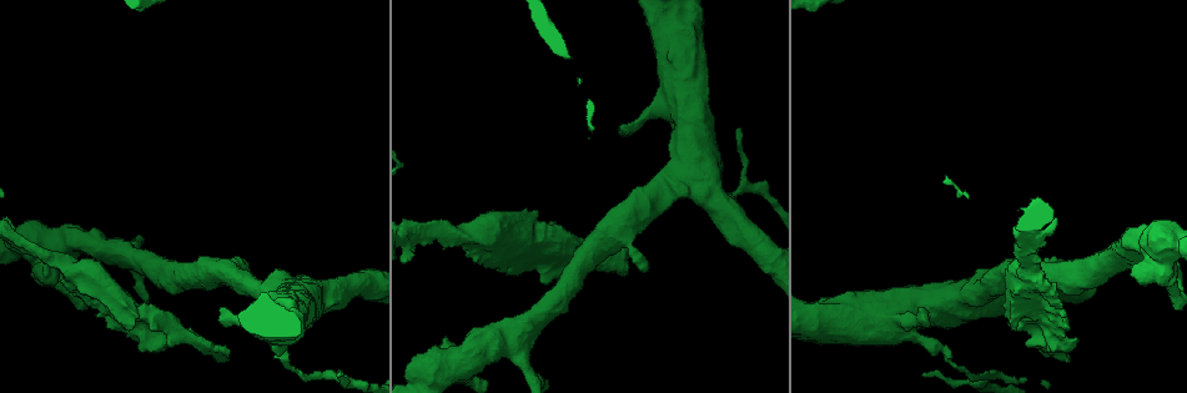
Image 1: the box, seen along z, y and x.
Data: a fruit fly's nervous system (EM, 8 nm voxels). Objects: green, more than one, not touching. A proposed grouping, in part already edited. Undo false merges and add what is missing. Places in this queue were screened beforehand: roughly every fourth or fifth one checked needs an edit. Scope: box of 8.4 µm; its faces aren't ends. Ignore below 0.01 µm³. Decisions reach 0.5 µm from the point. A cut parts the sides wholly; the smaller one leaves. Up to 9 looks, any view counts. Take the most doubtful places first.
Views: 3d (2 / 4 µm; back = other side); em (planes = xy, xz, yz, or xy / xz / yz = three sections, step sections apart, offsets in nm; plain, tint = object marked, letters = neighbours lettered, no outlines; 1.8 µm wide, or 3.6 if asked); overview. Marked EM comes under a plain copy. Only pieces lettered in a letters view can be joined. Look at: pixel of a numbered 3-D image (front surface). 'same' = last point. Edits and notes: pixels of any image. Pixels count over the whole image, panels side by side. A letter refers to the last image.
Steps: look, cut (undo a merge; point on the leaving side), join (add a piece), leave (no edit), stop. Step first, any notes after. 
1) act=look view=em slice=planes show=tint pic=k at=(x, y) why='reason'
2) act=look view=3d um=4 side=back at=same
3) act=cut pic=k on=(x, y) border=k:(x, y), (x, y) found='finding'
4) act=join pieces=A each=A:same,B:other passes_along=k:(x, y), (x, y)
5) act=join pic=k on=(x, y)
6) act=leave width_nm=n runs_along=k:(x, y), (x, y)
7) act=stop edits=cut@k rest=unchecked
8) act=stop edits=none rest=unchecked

act=look view=3d um=2 pic=1 at=(1036, 310) why='four arms meet'

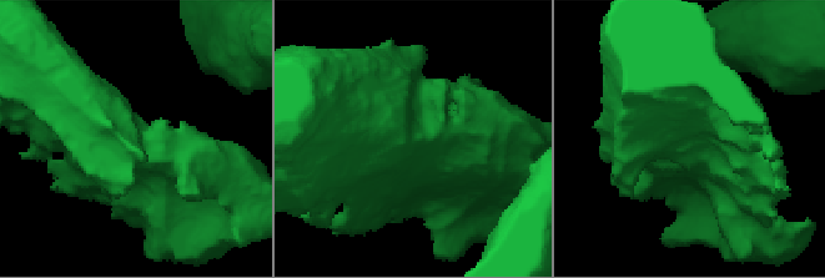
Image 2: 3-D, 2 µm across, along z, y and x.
act=look view=em slice=xy step=8 show=letters pic=2 at=(692, 136) why='shape alone is not enough'

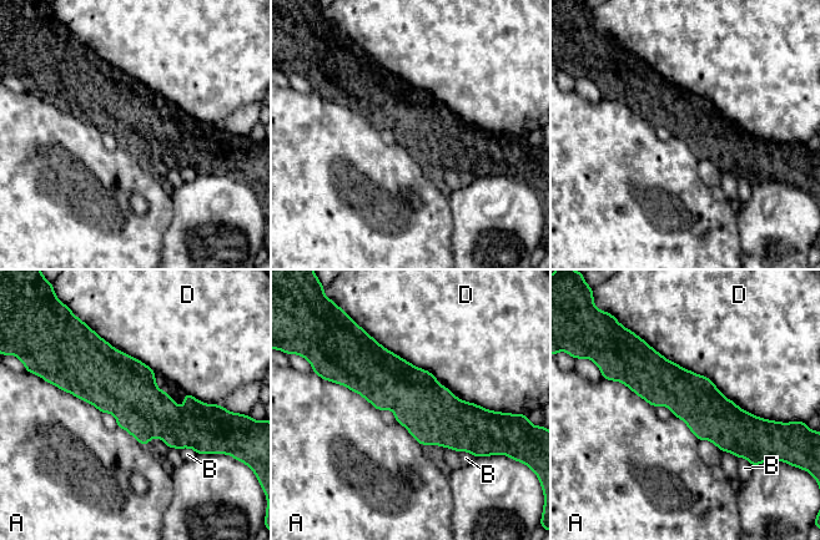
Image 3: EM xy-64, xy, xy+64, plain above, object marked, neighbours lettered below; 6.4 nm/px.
act=look view=em slice=planes show=letters at=same

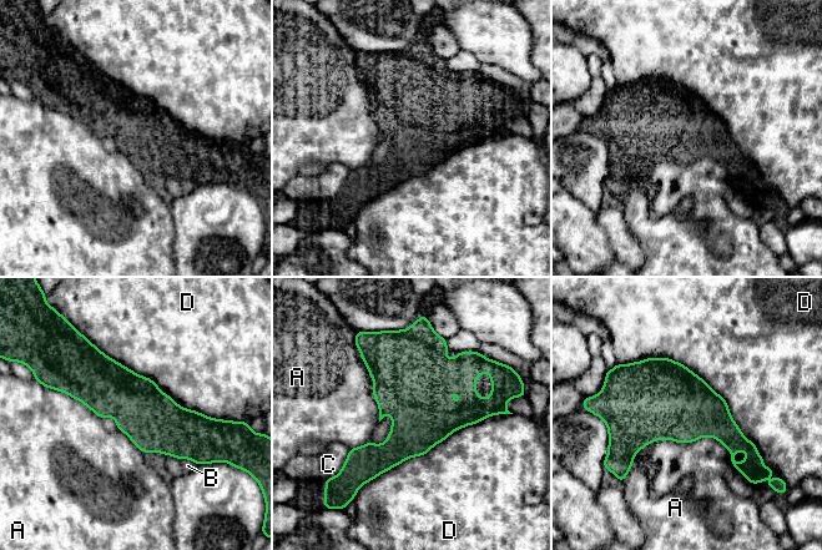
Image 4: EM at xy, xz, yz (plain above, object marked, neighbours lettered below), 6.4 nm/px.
act=leave each=A:other,B:other,C:other,D:other runs_along=4:(64, 388), (207, 423) found='all the same neuron'

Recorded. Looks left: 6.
act=look view=3d um=4 pic=1 at=(1068, 361) why='branch stops here'

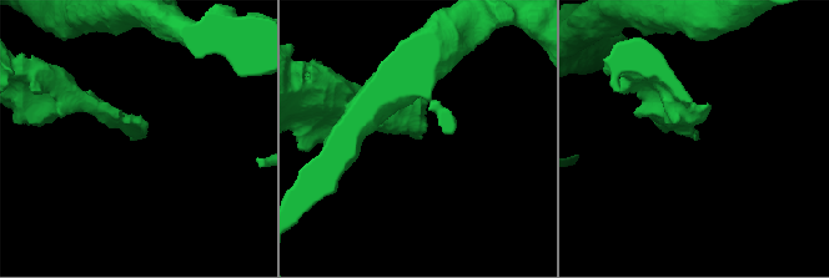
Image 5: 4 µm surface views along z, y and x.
act=look view=em slice=planes show=tint pic=5 at=(139, 135)

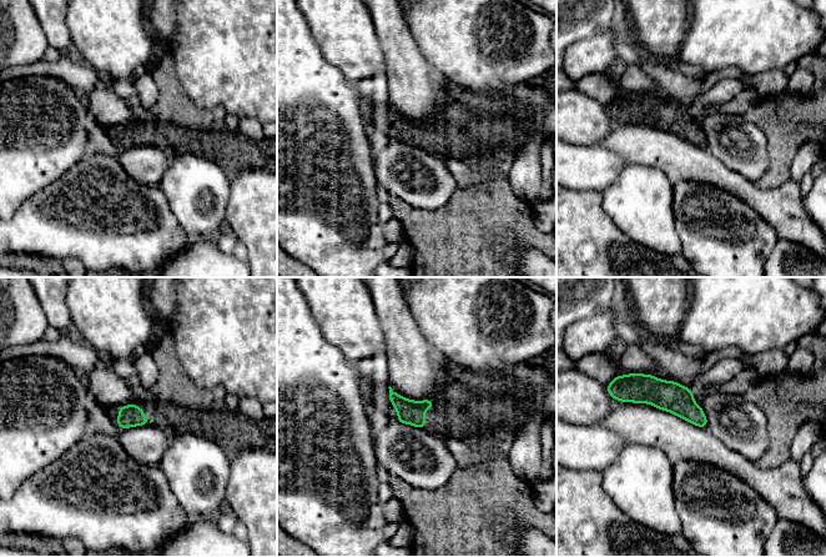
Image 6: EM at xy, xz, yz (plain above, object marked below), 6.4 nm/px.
act=look view=em slice=planes show=letters at=same why='see the neighbours'

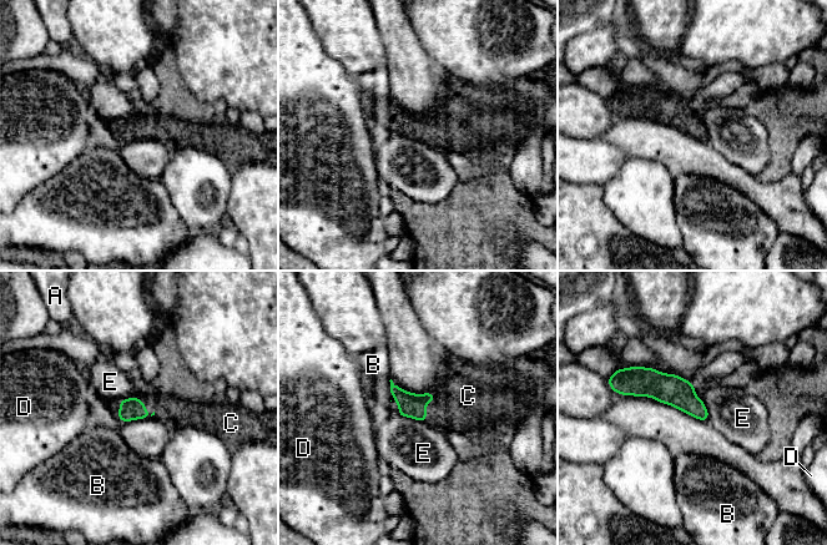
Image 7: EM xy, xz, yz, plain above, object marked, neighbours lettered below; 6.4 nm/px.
act=join pieces=C each=A:other,B:other,C:same,D:other,E:other found='it goes on there'

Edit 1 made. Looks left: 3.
act=look view=overview why='see it whole again'

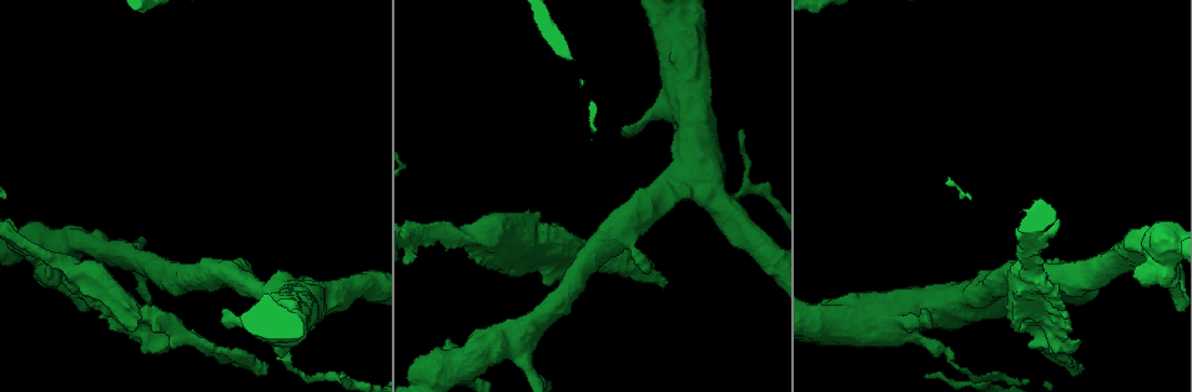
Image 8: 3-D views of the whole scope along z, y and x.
act=look view=em um=3.6 slice=planes show=tint pic=8 at=(1165, 270) why='calibre changes'

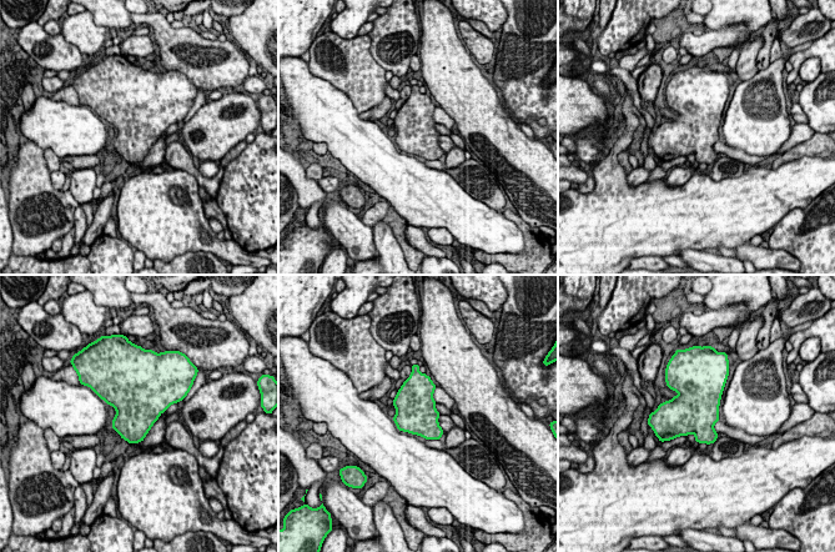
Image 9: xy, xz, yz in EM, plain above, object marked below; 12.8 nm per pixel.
act=look view=em um=3.6 slice=planes show=letters at=same

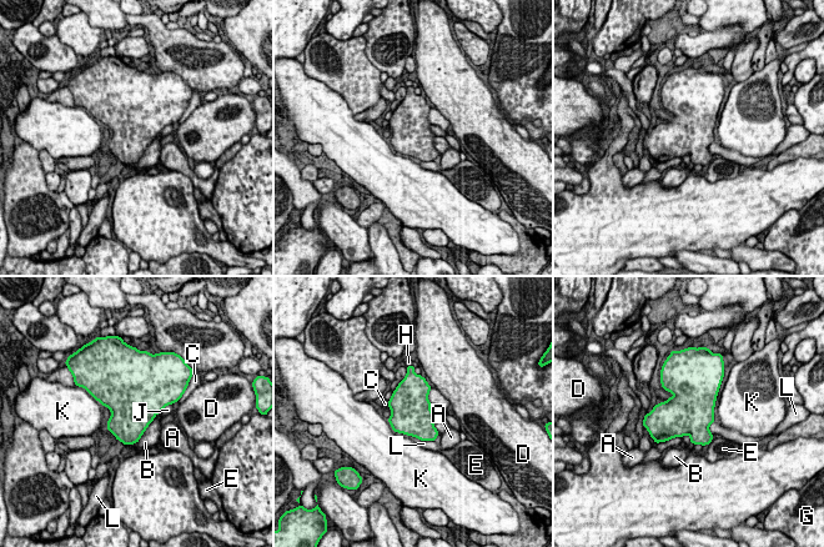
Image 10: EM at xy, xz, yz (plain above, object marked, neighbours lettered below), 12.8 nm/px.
act=leave width_nm=500 each=A:other,B:other,C:other,D:other,E:other,G:other,H:other,J:other,K:other,L:other border=10:(681, 437), (687, 435), (691, 441) found='continuous, no second neuron'

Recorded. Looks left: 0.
act=stop edits=join@7 rest=unchecked

